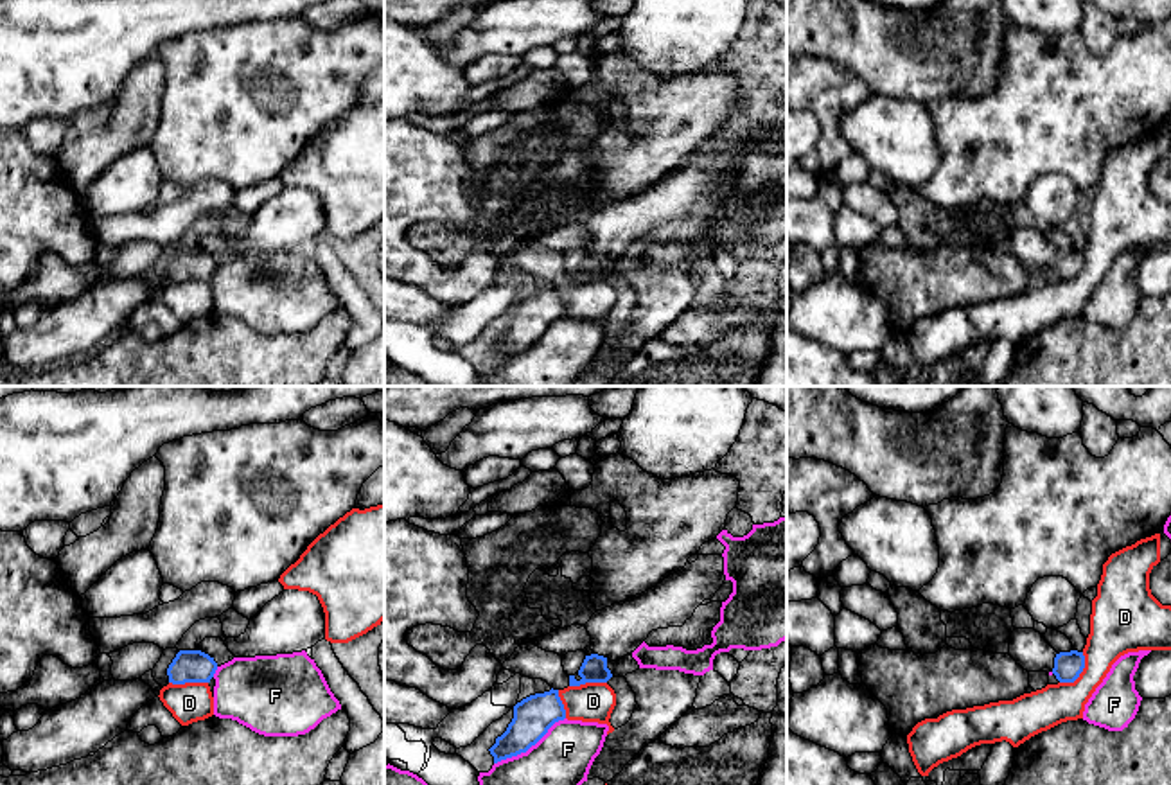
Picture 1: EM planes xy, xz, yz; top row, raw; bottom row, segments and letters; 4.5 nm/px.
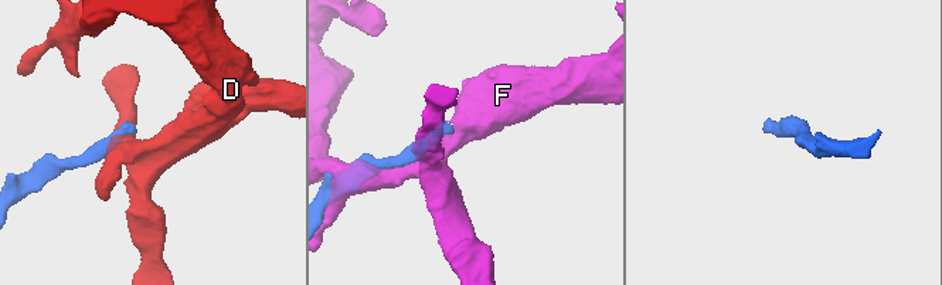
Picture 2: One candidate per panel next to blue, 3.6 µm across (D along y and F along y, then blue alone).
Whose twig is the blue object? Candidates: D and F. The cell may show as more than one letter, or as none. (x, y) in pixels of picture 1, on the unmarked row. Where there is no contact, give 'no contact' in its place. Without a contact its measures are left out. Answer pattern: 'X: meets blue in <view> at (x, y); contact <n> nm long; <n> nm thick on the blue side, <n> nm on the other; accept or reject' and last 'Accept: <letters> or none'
D: meets blue in yz at (1080, 270); contact 180 nm long; 130 nm thick on the blue side, 240 nm on the other; reject
F: meets blue in xz at (528, 345); contact 380 nm long; 180 nm thick on the blue side, 360 nm on the other; reject
Accept: none

